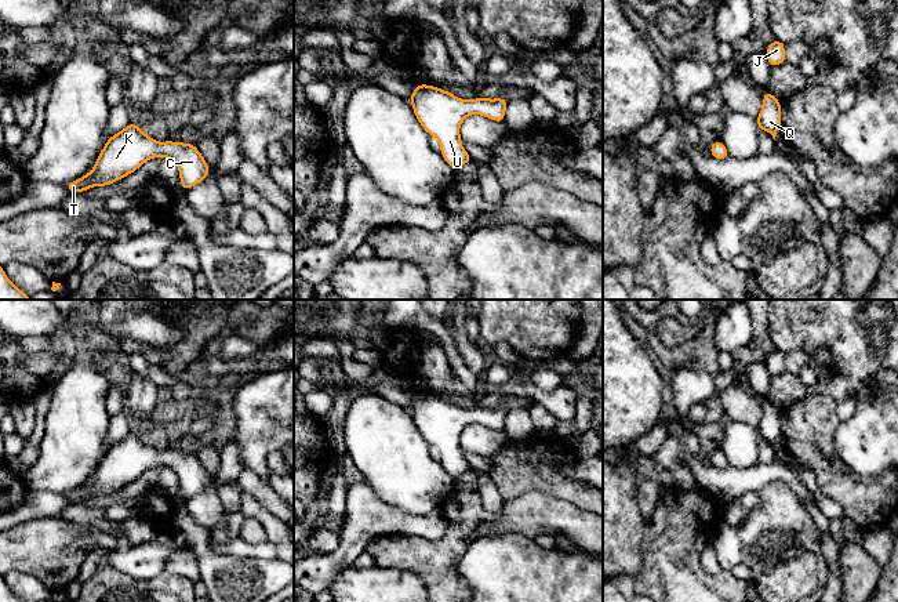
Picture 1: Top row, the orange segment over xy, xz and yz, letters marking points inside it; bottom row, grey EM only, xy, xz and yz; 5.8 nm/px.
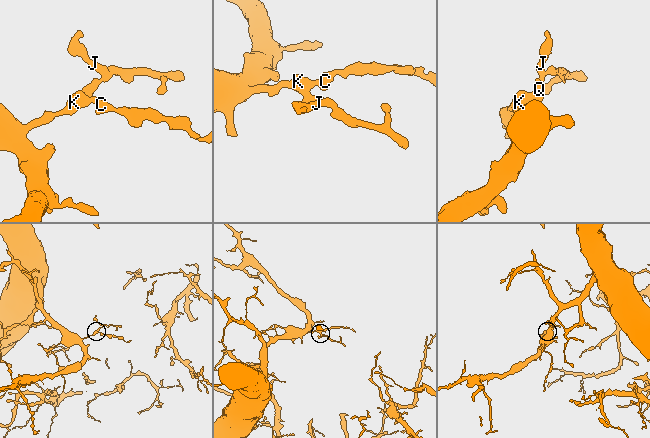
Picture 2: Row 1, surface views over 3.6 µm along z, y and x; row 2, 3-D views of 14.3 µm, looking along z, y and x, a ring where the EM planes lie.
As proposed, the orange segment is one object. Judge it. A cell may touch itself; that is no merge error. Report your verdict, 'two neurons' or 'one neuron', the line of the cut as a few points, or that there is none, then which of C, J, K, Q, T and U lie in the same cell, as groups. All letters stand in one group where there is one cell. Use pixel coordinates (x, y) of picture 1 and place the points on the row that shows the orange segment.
one neuron | no cut | C J K Q T U

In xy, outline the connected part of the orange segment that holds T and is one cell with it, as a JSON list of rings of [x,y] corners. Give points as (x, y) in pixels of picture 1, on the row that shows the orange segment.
[[[131,122],[108,138],[95,160],[94,168],[65,185],[70,193],[81,193],[94,186],[108,186],[132,174],[153,157],[168,157],[179,170],[181,188],[188,191],[210,174],[206,159],[194,144],[157,142]]]

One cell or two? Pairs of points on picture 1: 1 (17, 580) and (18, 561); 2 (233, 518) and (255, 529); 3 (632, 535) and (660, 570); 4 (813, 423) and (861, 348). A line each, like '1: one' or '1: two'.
1: two
2: two
3: two
4: two

